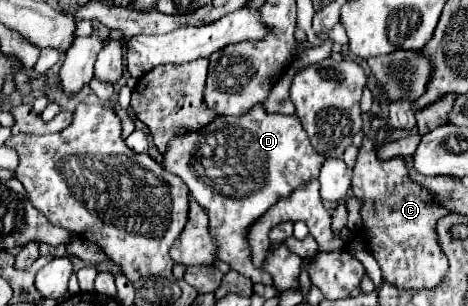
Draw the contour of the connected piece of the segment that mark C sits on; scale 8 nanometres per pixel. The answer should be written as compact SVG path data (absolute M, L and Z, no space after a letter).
M364 140L360 148L352 176L352 190L354 196L362 202L362 228L358 234L366 240L366 250L382 268L382 278L400 290L436 288L448 270L448 258L440 248L436 224L448 216L450 210L438 204L430 190L418 186L410 178L402 156L380 162L374 156L374 144L370 140Z

